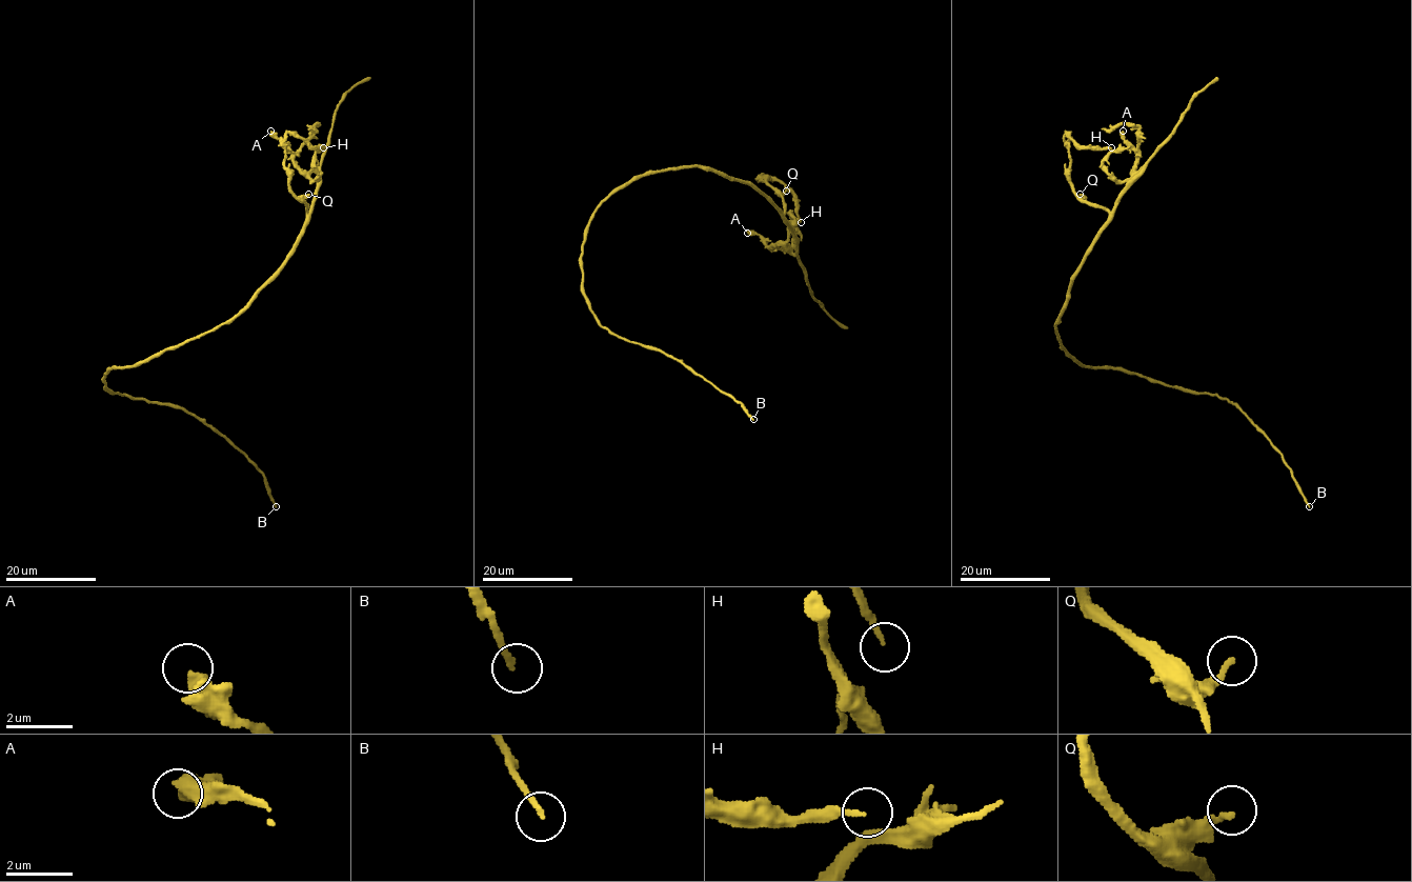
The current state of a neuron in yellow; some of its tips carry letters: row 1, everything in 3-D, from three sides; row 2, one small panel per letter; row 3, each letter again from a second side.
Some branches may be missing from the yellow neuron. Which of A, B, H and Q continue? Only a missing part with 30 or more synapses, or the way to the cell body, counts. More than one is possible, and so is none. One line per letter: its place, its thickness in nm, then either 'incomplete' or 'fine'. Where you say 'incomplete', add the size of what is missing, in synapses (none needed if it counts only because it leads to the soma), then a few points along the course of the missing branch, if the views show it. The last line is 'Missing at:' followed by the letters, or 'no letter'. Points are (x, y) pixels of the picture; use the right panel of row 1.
A: place (1123, 131); calibre 480 nm; fine
B: place (1309, 506); calibre 150 nm; fine
H: place (1111, 147); calibre 140 nm; fine
Q: place (1080, 194); calibre 170 nm; fine
Missing at: no letter

